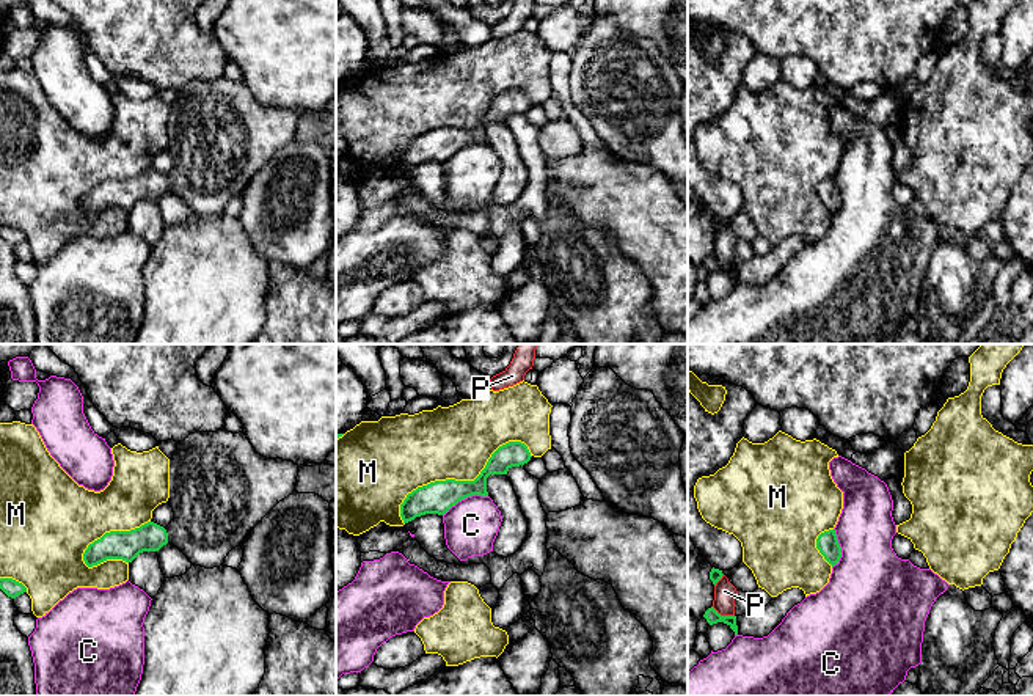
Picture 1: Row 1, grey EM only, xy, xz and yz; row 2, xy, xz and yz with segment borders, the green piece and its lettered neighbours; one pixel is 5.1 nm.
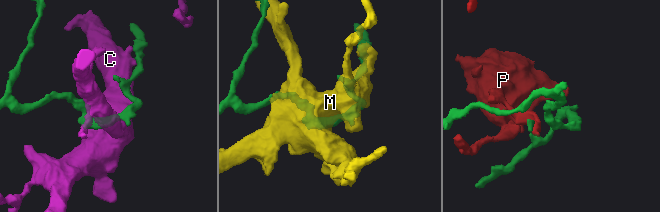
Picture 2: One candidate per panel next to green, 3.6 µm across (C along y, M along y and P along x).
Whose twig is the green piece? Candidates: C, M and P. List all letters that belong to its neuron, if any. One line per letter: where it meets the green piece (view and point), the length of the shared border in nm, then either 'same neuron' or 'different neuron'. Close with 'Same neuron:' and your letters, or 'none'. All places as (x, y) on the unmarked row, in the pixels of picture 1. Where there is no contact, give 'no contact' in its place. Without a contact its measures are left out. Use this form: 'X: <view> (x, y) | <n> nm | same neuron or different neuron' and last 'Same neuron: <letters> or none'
C: xz (465, 145) | 260 nm | different neuron
M: xz (457, 129) | 750 nm | different neuron
P: yz (722, 264) | 130 nm | different neuron
Same neuron: none

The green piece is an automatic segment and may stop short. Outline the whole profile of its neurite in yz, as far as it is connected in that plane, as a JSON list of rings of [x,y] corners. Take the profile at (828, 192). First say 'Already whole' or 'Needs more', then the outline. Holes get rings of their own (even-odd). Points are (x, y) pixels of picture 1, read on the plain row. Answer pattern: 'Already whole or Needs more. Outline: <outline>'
Already whole. Outline: [[[835,178],[821,181],[816,187],[816,196],[832,215],[838,212],[841,206],[841,195],[838,192]]]

